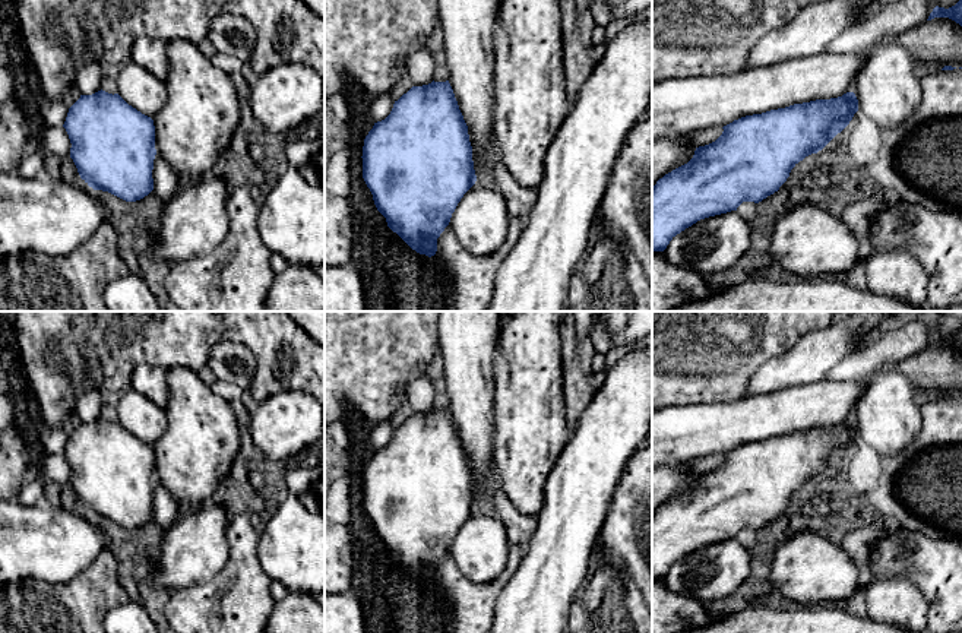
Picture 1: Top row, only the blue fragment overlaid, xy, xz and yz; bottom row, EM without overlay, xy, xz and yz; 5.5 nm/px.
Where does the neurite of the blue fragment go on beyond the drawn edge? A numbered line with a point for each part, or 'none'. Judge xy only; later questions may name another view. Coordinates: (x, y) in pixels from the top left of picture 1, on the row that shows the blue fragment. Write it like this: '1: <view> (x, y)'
1: xy (139, 88)

